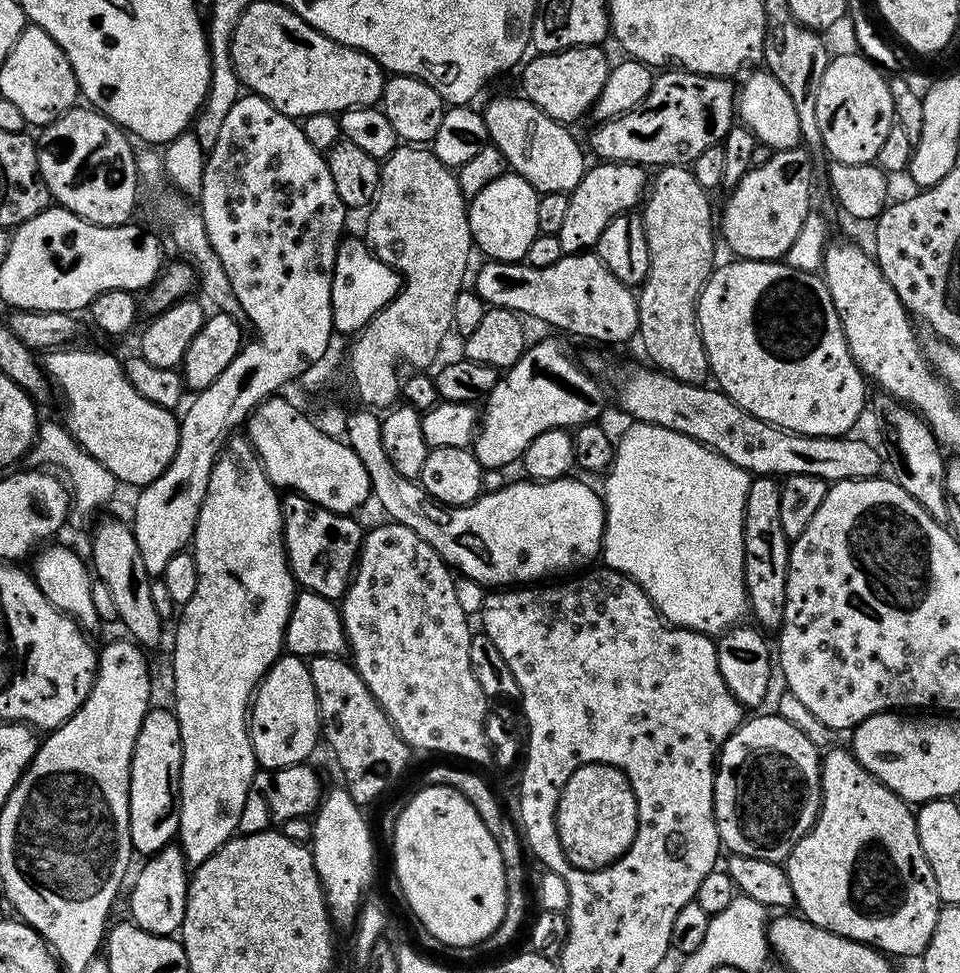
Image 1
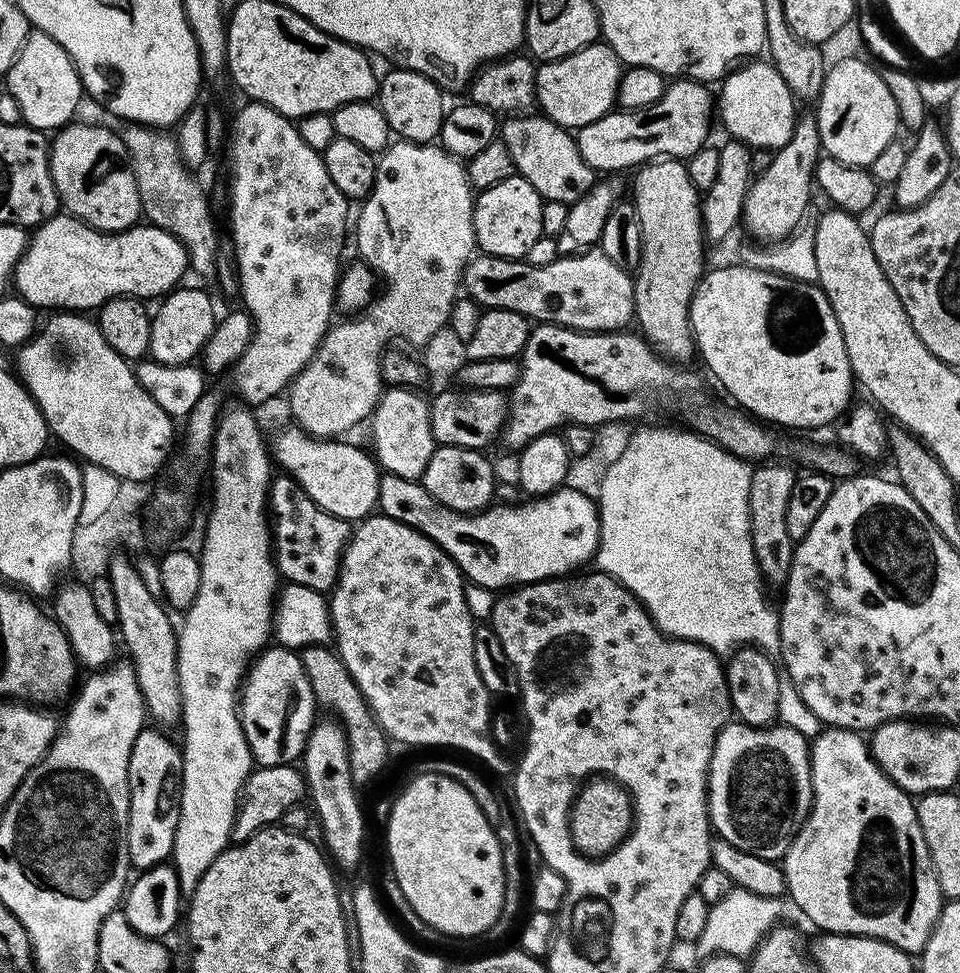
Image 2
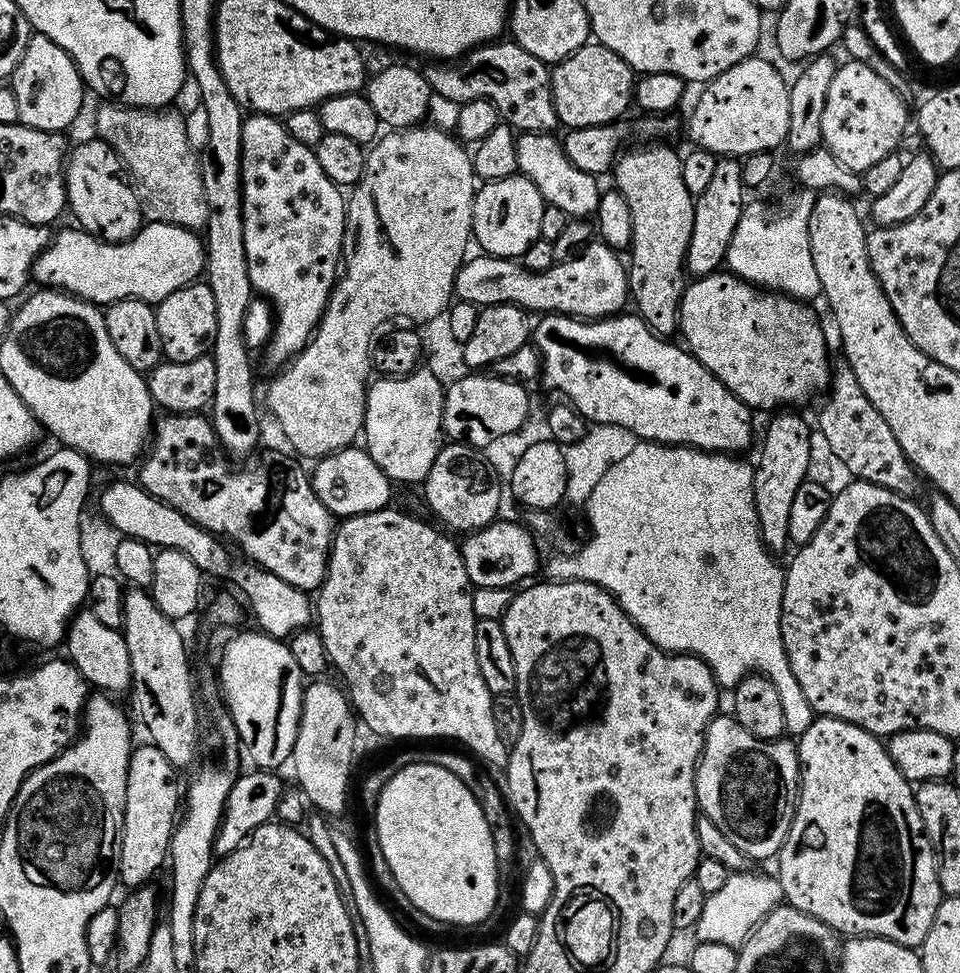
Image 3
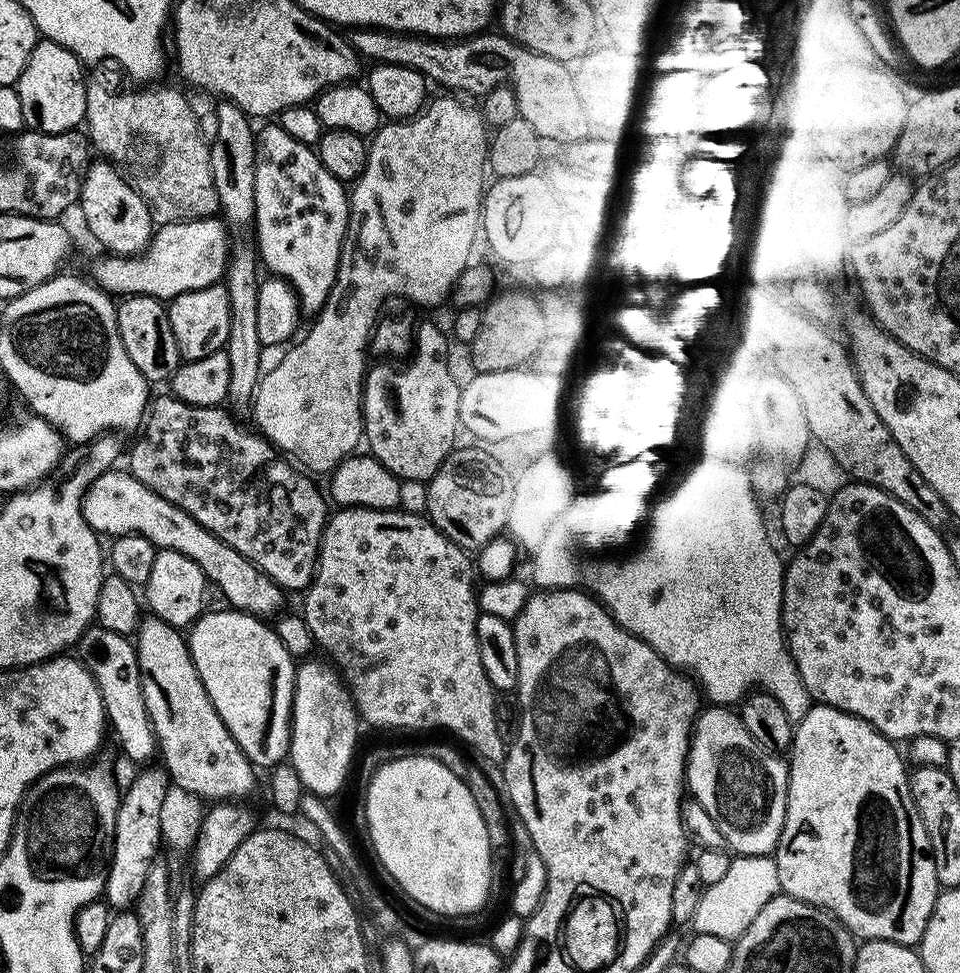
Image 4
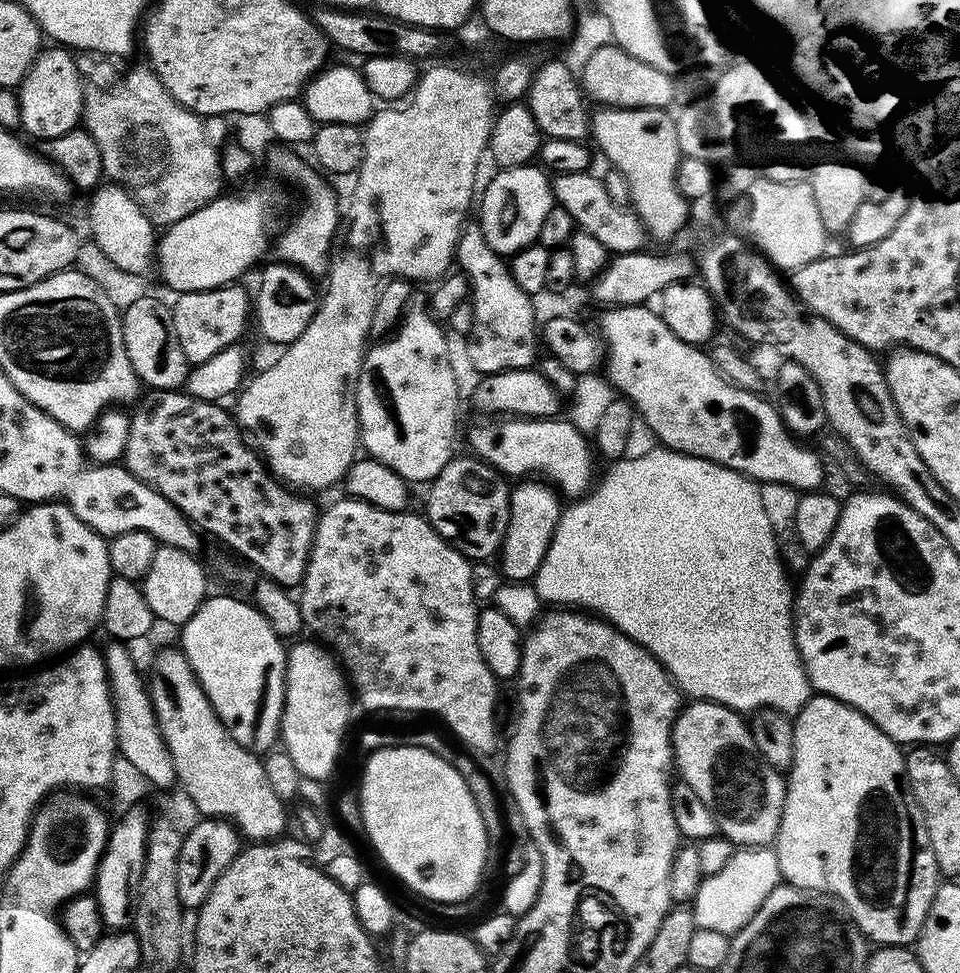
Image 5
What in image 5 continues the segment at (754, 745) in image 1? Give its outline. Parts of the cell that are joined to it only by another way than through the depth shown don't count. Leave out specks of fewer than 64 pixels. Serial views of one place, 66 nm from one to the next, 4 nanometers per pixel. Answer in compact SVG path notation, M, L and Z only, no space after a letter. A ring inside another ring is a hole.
M711 700L689 705L681 711L672 731L674 764L679 779L706 802L716 819L719 835L746 848L771 845L782 818L785 777L760 757L741 713Z

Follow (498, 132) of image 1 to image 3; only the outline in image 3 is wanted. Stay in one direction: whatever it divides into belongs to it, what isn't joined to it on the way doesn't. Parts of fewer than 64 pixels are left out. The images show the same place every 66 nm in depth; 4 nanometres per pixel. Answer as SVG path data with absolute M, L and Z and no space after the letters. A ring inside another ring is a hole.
M520 132L516 138L518 172L525 176L542 194L545 205L562 210L569 218L588 218L595 213L601 189L596 189L597 177L578 170L564 153L563 143L552 132Z

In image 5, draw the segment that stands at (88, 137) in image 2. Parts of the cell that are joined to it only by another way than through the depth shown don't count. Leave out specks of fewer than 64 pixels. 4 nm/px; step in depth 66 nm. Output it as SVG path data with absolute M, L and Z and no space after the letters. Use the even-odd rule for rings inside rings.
M111 182L97 187L91 196L92 201L88 204L88 228L92 231L92 240L100 247L101 254L114 267L121 268L132 276L144 276L151 268L153 271L158 256L158 232L148 221L139 202L120 185Z

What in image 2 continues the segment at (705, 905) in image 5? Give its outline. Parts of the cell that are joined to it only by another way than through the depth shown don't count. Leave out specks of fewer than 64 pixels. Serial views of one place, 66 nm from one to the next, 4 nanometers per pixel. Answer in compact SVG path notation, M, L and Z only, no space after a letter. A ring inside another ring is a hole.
M733 887L726 898L711 905L706 918L706 926L698 941L698 947L704 956L717 956L719 952L727 956L751 957L756 945L775 927L784 912L785 901L781 897L762 898L759 894L750 894L746 890Z

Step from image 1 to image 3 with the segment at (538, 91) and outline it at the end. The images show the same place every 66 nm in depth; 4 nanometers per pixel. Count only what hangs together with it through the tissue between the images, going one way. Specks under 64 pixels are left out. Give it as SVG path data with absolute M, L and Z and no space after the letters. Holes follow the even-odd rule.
M589 42L565 60L557 60L550 68L552 97L556 119L565 129L589 128L619 121L620 115L634 100L634 73L632 67L614 50L599 42Z

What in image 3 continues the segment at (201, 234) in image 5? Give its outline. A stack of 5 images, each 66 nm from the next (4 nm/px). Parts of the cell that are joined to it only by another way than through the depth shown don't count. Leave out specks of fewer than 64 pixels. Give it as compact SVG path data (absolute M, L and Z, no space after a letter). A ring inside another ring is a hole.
M148 222L128 240L101 240L79 226L51 237L36 263L32 276L37 285L69 292L97 306L115 300L145 300L157 305L174 290L199 281L206 259L205 241L193 229L166 222Z

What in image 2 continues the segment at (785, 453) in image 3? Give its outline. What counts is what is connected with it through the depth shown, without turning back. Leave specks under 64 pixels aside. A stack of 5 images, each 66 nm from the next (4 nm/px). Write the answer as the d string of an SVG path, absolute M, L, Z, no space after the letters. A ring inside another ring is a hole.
M776 462L761 463L752 474L750 498L748 499L750 538L754 546L754 558L758 562L760 575L769 585L783 586L788 582L792 555L796 553L796 544L790 538L786 527L786 509L798 472L797 469L787 468L784 464L772 463Z

